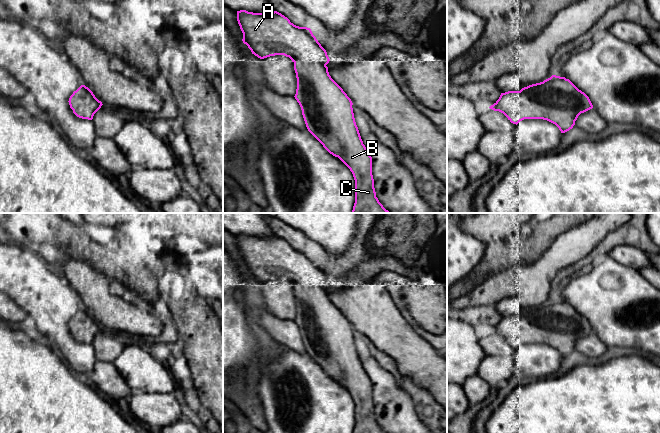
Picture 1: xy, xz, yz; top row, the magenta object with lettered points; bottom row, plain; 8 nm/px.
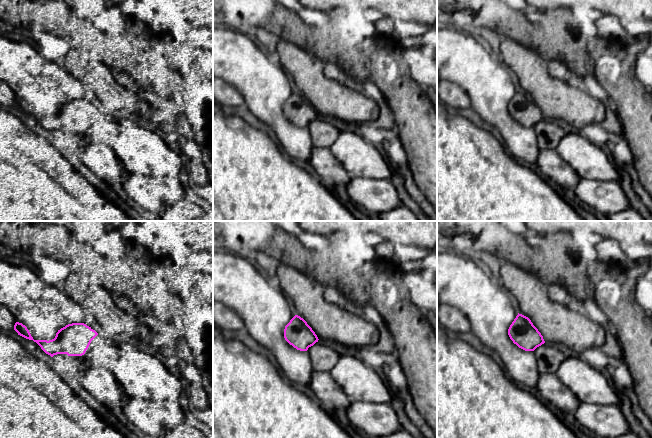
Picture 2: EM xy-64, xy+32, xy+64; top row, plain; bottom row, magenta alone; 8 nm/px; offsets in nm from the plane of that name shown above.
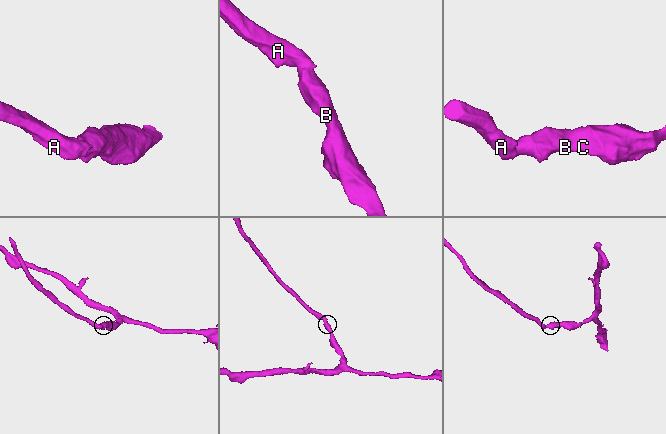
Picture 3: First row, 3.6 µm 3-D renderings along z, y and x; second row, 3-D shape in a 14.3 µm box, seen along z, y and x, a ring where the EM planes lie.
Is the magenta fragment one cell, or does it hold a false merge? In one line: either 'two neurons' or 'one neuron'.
one neuron

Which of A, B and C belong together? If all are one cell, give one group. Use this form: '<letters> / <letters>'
A B C

